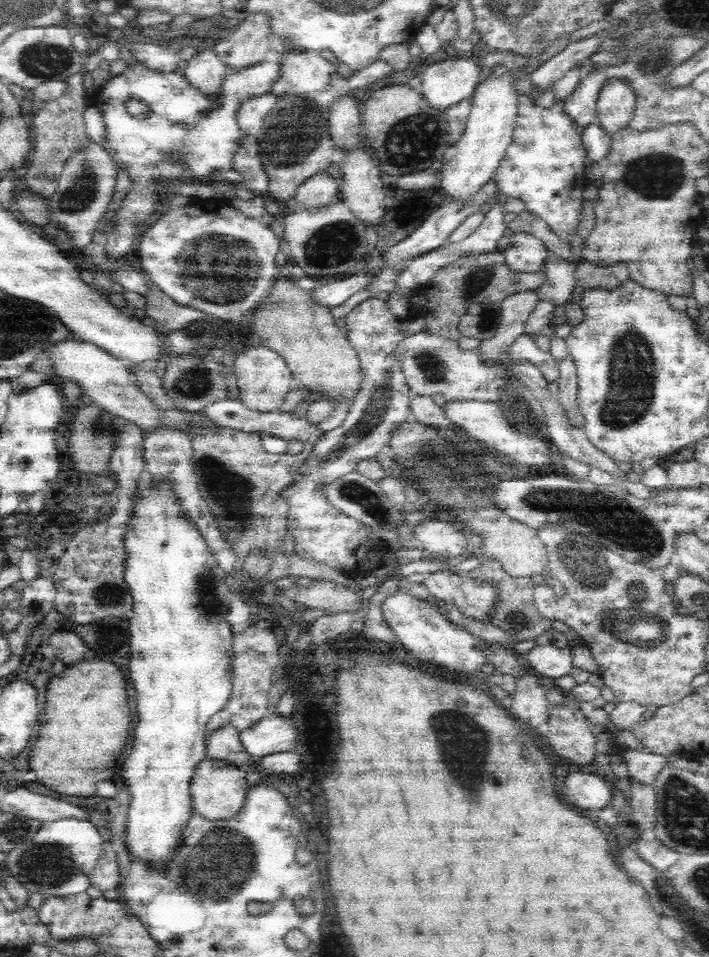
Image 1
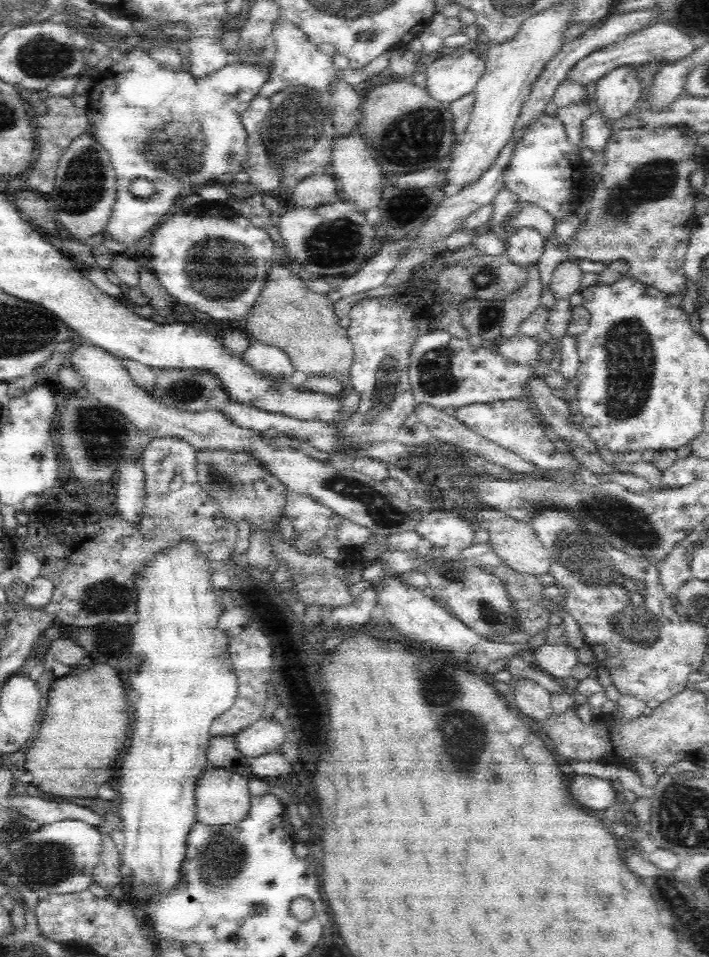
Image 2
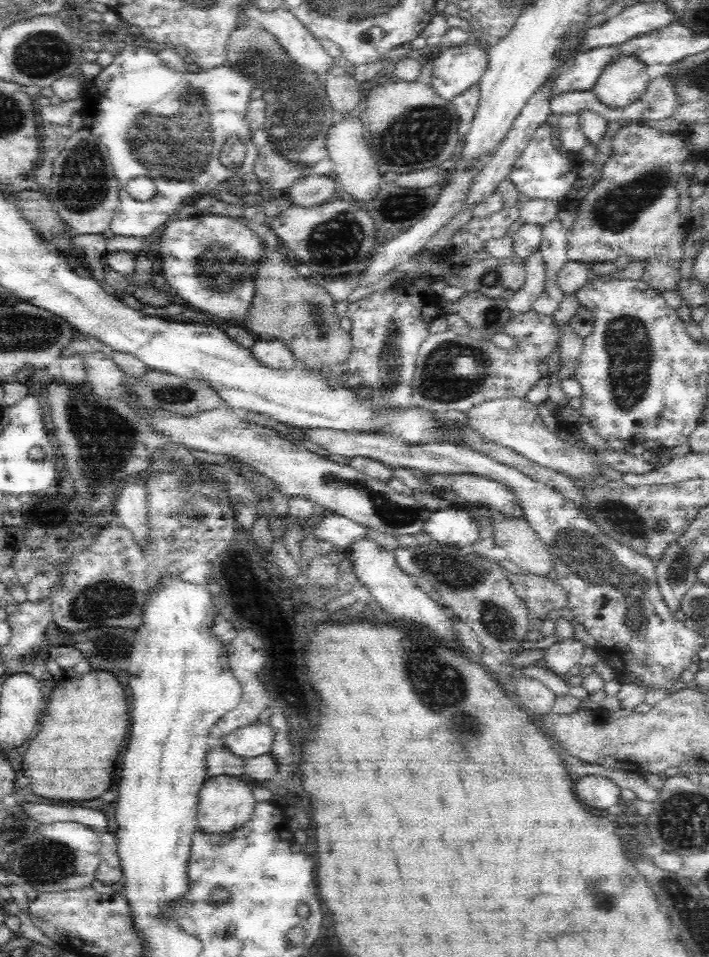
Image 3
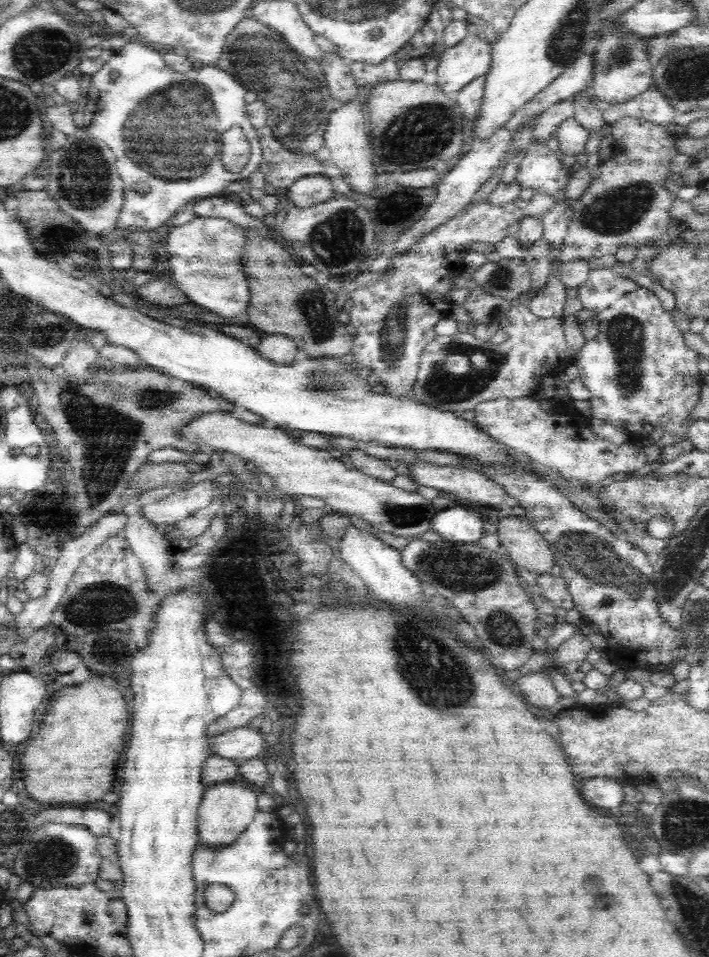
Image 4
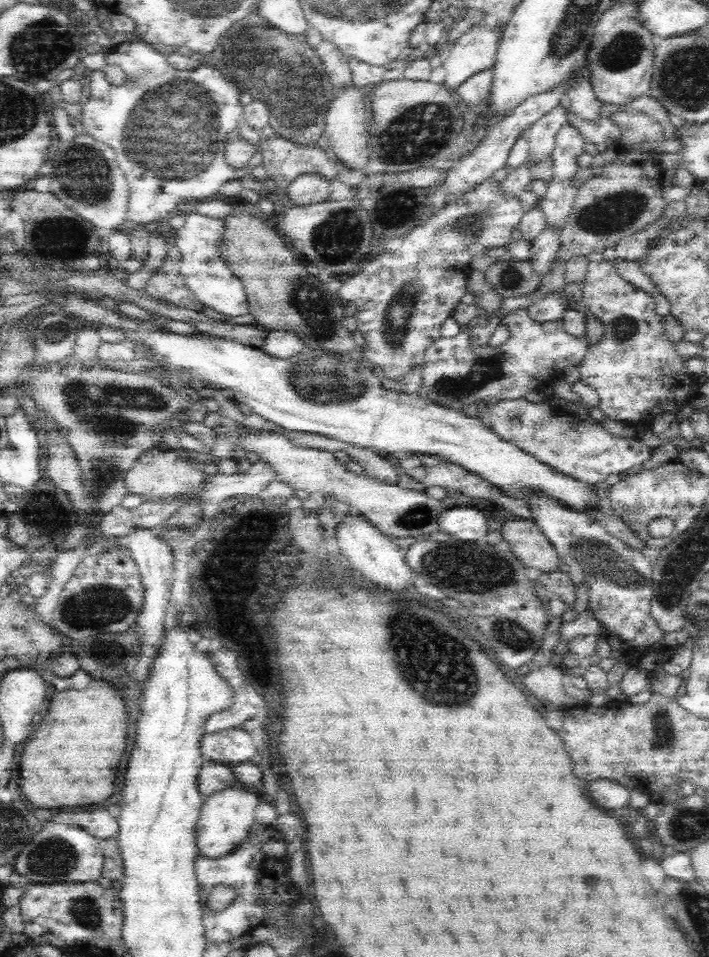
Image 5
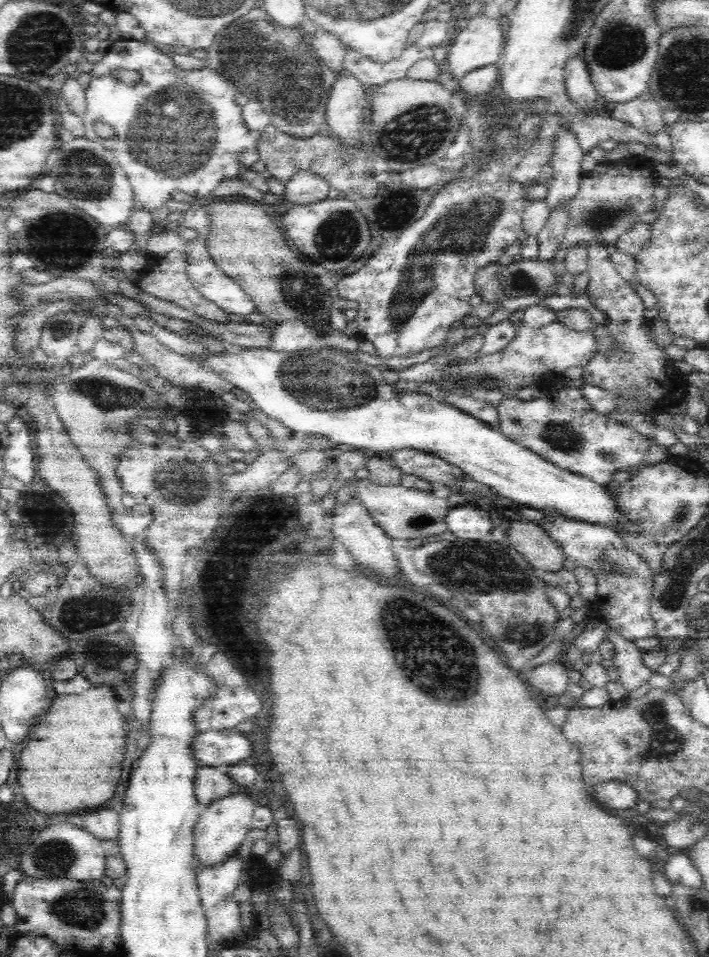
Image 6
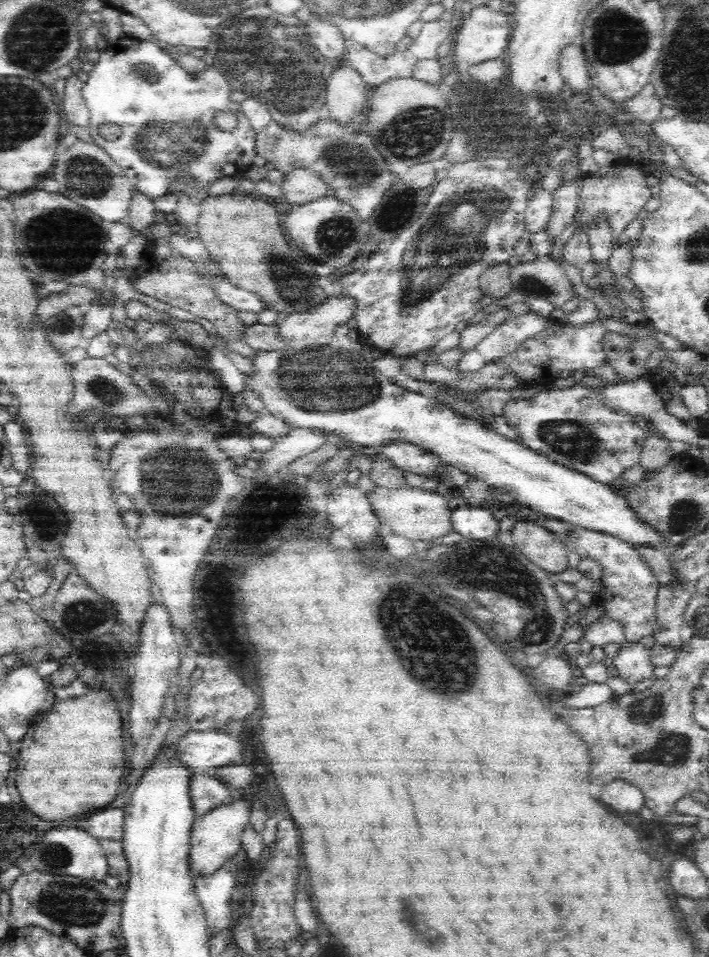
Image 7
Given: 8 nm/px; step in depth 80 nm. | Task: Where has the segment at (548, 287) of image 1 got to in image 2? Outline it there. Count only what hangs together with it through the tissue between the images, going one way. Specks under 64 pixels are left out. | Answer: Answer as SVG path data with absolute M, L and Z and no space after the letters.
M566 260L560 262L560 264L556 264L556 268L552 270L550 284L548 284L555 302L558 302L558 300L566 300L575 292L580 292L582 274L583 272L578 265L572 261Z

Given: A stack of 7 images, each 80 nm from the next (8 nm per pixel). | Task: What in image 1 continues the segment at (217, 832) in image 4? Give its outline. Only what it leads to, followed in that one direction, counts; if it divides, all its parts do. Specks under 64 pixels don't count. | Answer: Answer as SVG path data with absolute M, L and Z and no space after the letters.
M204 756L195 768L194 776L190 780L190 798L192 799L193 812L197 812L210 820L224 820L240 812L249 785L246 771L230 764L227 760L212 759Z

